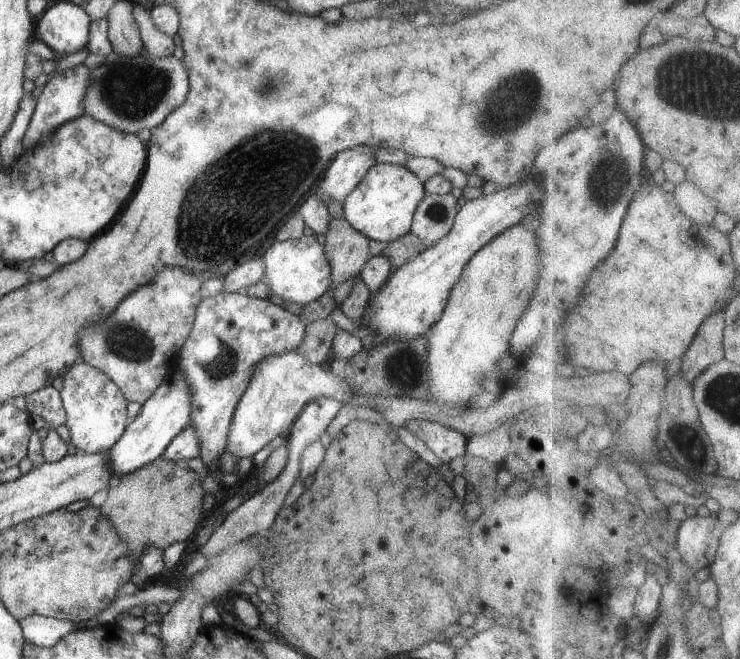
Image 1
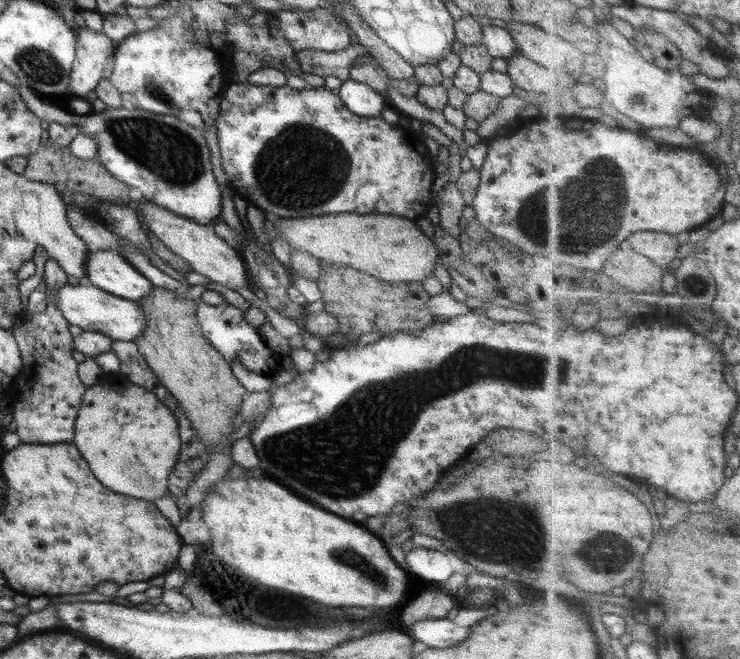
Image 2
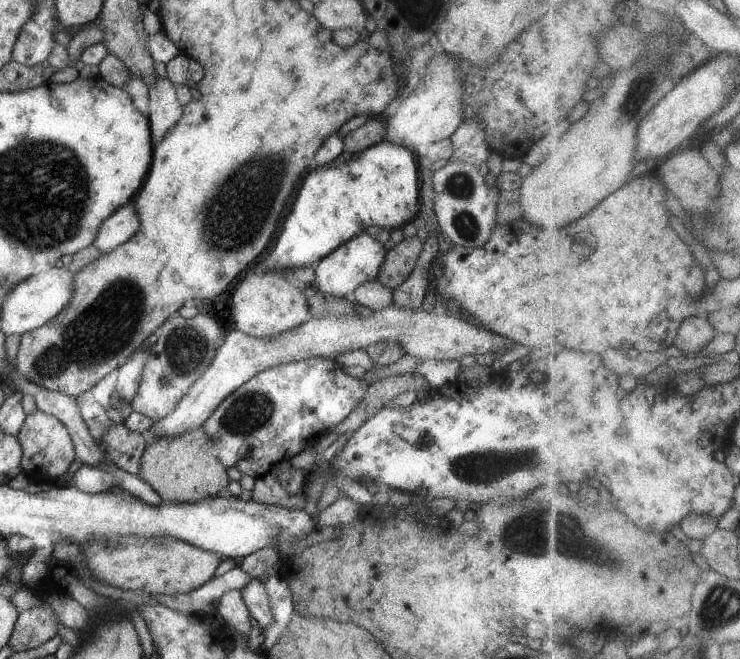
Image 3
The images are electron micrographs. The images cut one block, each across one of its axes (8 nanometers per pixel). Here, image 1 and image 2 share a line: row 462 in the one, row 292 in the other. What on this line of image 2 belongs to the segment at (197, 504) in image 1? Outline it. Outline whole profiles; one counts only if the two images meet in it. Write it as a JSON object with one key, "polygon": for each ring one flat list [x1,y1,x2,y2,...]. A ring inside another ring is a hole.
{"polygon":[[154,287,151,293,137,302,145,316,145,327,133,341,157,380,172,393,179,409,192,421,210,455,216,444,225,443,228,435,235,431,232,428,234,411,248,390,236,379,224,355,196,330,196,302,184,300,182,293,162,287]]}

